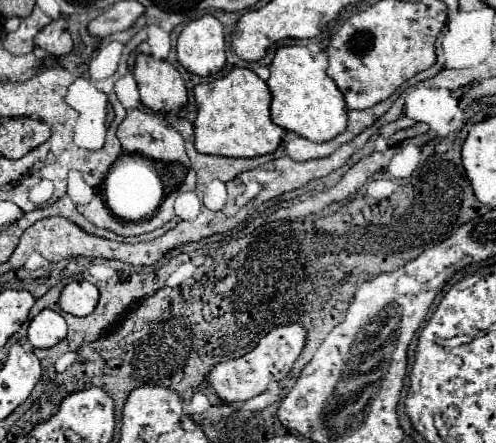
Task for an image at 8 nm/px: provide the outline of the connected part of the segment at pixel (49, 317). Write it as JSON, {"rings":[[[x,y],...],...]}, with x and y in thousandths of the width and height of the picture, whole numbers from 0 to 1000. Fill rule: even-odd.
{"rings":[[[87,698],[75,716],[63,720],[54,761],[67,783],[107,783],[135,756],[135,729],[131,720],[107,702],[107,698]]]}

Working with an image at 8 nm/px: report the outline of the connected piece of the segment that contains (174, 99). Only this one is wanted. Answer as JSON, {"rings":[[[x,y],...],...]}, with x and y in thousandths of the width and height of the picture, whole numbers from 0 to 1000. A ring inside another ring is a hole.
{"rings":[[[280,120],[272,133],[268,174],[280,192],[284,233],[308,251],[357,255],[377,233],[373,183],[333,133]]]}

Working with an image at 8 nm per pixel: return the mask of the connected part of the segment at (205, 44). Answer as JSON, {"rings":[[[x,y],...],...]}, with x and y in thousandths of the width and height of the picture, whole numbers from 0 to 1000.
{"rings":[[[409,34],[409,38],[377,52],[357,88],[357,138],[381,165],[393,165],[405,174],[442,165],[454,147],[454,70],[450,70],[446,47],[429,34]]]}

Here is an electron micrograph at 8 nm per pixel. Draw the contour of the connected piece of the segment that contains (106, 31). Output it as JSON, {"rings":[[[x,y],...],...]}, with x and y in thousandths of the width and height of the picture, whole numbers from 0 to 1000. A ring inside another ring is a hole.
{"rings":[[[240,2],[232,11],[224,11],[216,25],[208,25],[200,38],[192,38],[175,56],[175,70],[179,70],[179,79],[208,88],[224,74],[260,65],[268,56],[268,47],[288,34],[288,25],[292,25],[288,11],[276,2]]]}

